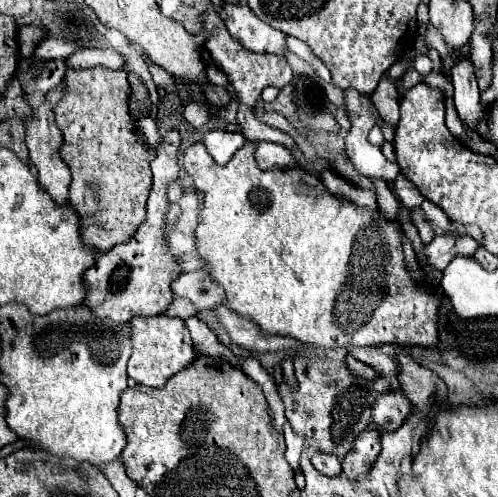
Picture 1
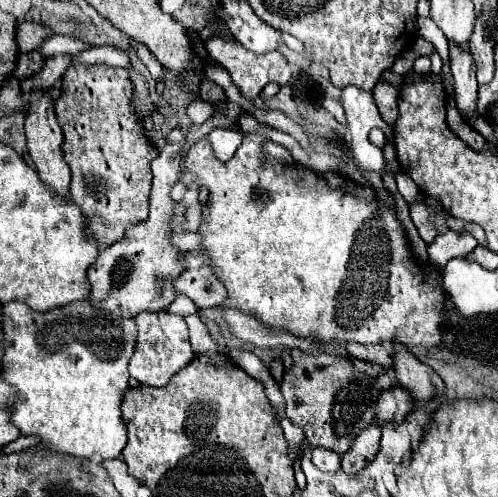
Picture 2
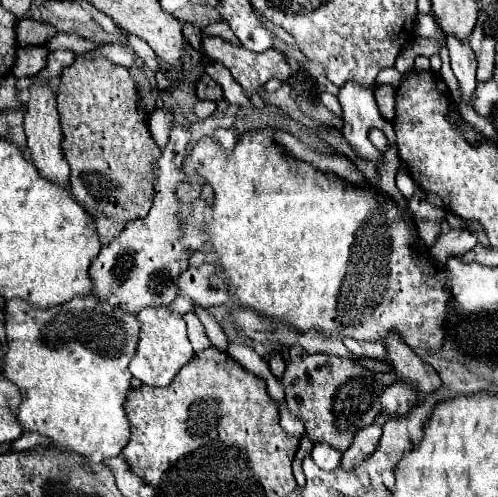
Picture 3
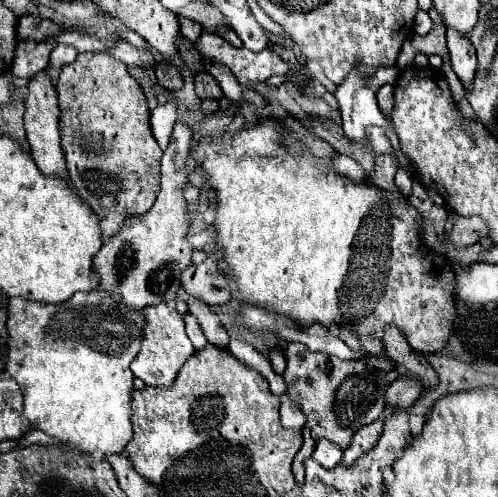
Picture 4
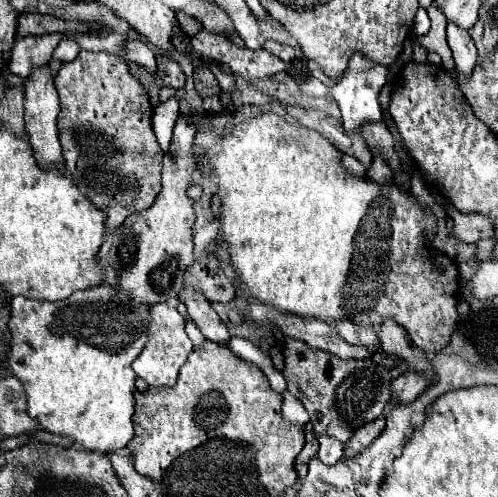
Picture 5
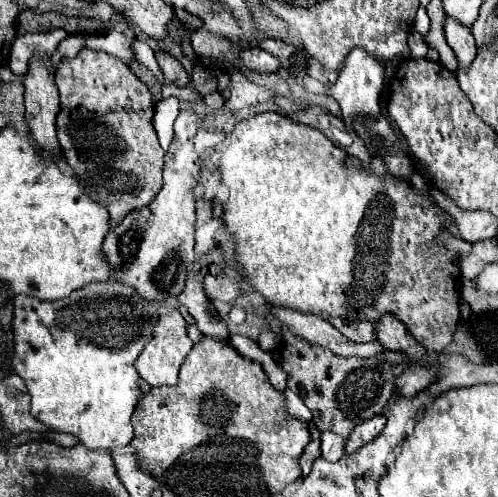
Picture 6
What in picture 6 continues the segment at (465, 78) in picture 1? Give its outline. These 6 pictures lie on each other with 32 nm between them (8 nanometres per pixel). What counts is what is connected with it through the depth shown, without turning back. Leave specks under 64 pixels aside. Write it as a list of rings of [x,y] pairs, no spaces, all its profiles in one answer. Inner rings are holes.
[[[446,16],[444,20],[444,38],[448,46],[456,52],[458,64],[468,68],[476,56],[476,40],[470,32],[470,28],[464,28],[458,20],[452,20],[452,16]]]

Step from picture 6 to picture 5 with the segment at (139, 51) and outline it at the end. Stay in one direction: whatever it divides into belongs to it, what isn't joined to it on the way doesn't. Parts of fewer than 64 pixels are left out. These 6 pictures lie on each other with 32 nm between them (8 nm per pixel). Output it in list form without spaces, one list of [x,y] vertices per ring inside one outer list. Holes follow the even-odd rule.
[[[140,40],[128,42],[128,46],[126,46],[126,58],[128,58],[128,62],[136,62],[140,66],[146,66],[150,72],[158,72],[154,52],[144,42],[140,42]]]

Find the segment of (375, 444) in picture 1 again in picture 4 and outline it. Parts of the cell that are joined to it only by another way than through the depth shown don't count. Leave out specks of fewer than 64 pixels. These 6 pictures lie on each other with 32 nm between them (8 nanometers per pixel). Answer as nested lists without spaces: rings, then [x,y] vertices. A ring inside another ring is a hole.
[[[376,420],[376,422],[368,424],[368,426],[360,428],[360,430],[354,434],[350,446],[344,450],[342,462],[344,462],[346,466],[354,464],[364,452],[368,452],[368,450],[376,444],[376,440],[378,440],[380,434],[382,434],[382,428],[384,428],[384,422],[382,422],[382,420]]]

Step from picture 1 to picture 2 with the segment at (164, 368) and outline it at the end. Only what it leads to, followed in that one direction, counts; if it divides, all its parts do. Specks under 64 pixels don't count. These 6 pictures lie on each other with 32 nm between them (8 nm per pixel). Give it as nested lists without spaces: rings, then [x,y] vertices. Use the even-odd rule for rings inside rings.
[[[142,312],[134,318],[138,324],[138,340],[134,356],[130,358],[130,376],[146,386],[166,386],[170,378],[182,370],[192,358],[192,346],[188,340],[188,328],[182,316],[166,312]]]

